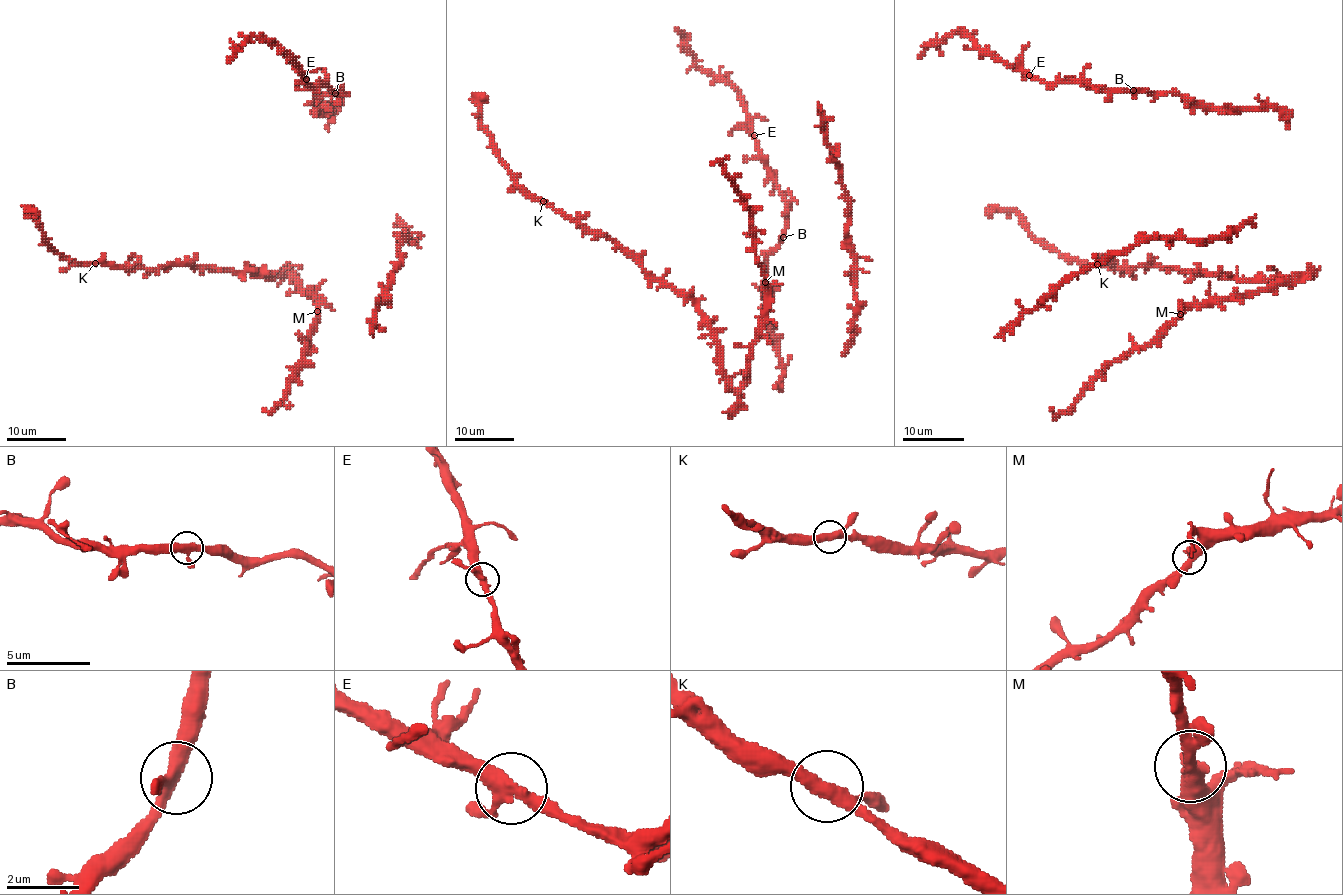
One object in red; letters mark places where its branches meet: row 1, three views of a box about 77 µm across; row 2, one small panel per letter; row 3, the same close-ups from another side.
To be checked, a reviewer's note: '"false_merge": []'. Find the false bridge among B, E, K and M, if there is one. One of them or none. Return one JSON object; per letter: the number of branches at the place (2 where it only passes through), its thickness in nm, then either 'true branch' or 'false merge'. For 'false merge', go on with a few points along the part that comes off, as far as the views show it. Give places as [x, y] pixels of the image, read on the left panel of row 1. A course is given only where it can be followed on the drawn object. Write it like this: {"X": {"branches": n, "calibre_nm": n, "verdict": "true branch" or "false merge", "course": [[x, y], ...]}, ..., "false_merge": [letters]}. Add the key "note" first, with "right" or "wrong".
{"note": "right", "B": {"branches": 3, "calibre_nm": 360, "verdict": "true branch"}, "E": {"branches": 3, "calibre_nm": 360, "verdict": "true branch"}, "K": {"branches": 3, "calibre_nm": 340, "verdict": "true branch"}, "M": {"branches": 2, "calibre_nm": 440, "verdict": "true branch"}, "false_merge": []}

